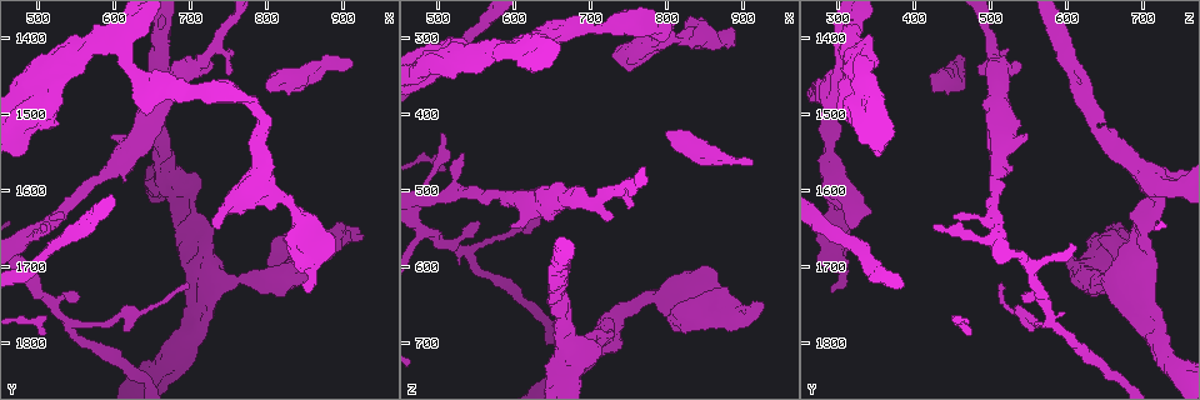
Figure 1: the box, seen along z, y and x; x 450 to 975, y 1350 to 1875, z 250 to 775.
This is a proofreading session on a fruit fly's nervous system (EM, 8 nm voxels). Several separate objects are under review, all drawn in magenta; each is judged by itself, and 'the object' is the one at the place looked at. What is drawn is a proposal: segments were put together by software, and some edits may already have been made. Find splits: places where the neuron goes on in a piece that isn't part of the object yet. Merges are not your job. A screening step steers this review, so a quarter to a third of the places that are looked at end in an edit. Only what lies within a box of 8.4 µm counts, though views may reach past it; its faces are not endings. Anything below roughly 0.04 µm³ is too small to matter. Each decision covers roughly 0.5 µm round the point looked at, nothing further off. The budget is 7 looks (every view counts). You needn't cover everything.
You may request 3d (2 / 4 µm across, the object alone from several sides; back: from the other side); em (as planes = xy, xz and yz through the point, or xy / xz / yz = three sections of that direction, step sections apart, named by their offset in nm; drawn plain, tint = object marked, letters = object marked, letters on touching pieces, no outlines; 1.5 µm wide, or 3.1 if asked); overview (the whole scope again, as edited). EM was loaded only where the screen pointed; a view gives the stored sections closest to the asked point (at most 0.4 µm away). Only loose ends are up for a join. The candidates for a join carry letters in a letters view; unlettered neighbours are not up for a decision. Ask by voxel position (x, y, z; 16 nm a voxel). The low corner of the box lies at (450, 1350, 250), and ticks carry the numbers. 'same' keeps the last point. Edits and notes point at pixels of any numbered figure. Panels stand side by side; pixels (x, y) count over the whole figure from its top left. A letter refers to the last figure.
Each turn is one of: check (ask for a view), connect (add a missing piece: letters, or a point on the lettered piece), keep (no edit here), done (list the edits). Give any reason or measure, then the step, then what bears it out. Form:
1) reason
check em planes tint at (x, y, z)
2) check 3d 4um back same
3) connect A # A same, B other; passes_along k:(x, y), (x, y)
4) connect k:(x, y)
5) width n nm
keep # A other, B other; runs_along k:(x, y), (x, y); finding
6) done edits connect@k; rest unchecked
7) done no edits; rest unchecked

thick end
check 3d 4um at (850, 1735, 290)

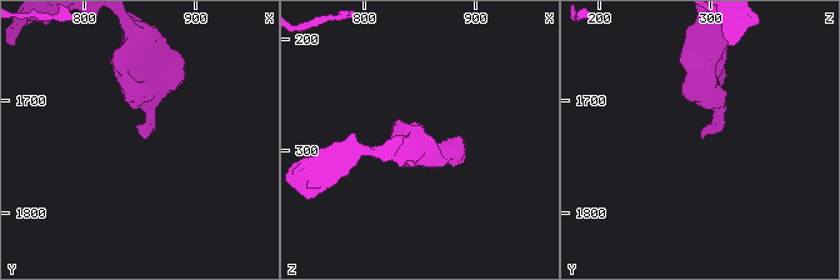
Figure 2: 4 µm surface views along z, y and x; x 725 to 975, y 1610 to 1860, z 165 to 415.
need the tissue
check em planes letters at (852, 1732, 288)

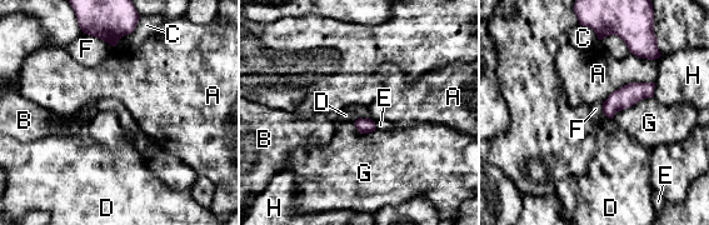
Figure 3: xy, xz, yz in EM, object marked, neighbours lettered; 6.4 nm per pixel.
keep # A other, B other, C other, D other, E other, F other, G other, H other; none of them fits

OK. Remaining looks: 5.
an open end
check 3d 2um back at (805, 1465, 425)

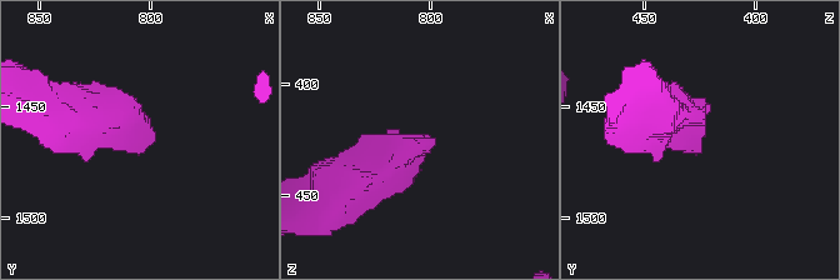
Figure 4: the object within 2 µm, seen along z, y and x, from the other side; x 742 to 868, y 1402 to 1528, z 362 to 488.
need the tissue
check em xz step 4 letters at (802, 1468, 425)

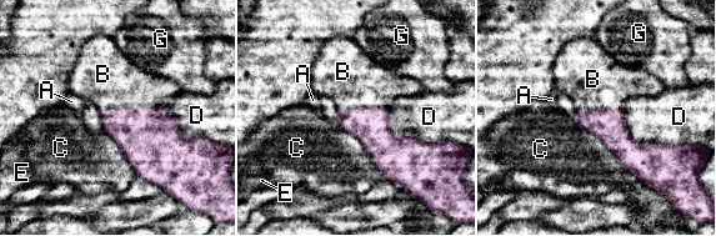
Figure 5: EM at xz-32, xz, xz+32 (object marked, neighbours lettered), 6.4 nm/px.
check em planes letters same

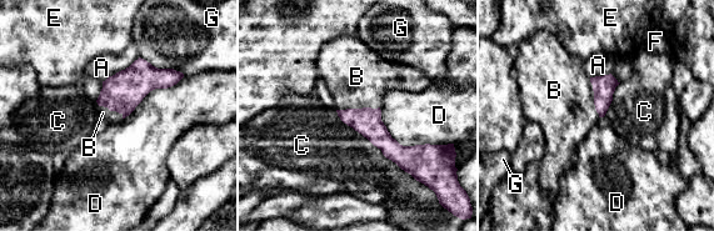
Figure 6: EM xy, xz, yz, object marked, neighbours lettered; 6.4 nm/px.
longest_contact C 650 nm
connect B # A other, B same, C other, D other, E other, F other, G other; passes_along 6:(367, 121), (358, 109), (356, 76); the neuron continues

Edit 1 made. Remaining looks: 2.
check 3d 2um at (915, 1435, 470)

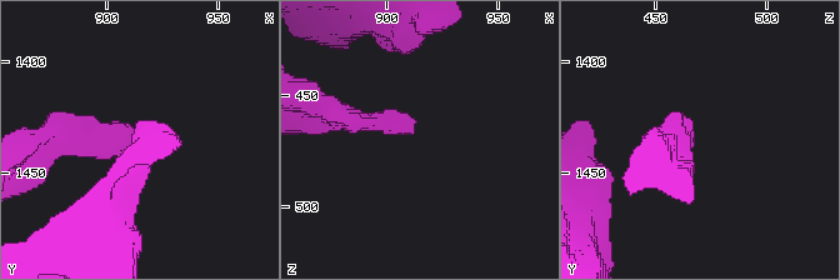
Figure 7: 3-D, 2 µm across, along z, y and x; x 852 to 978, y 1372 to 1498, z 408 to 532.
check em planes letters same

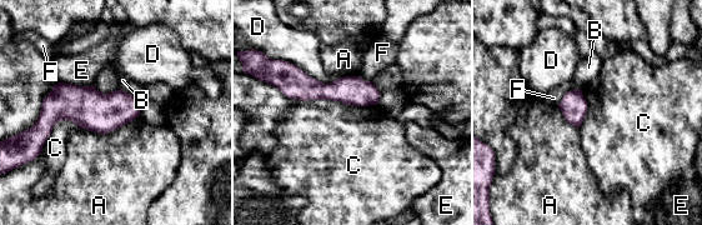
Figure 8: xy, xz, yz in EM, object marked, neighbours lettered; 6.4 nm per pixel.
keep # A other, B other, C other, D other, E other, F other; border 8:(300, 99), (377, 104); none of them fits

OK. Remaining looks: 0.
done edits connect@6; rest unchecked

